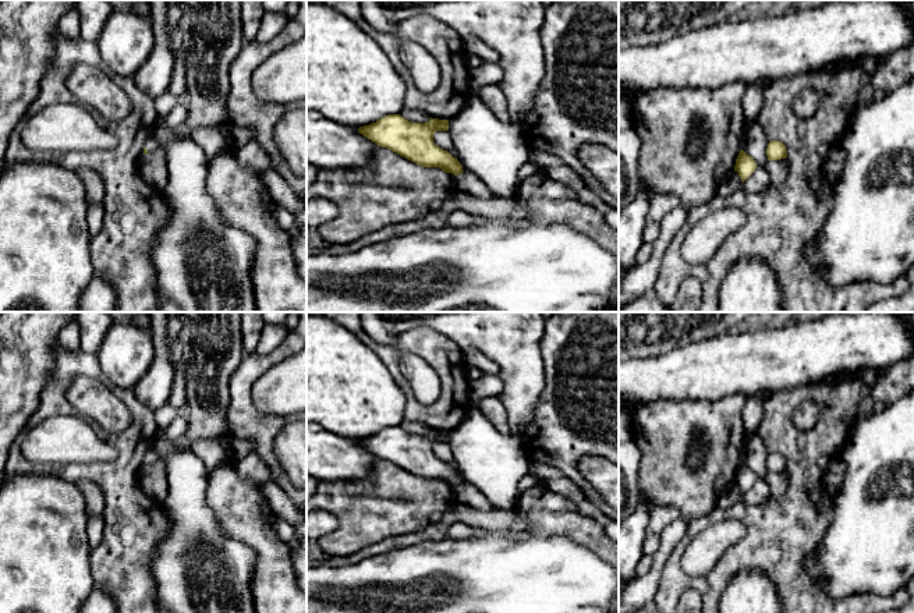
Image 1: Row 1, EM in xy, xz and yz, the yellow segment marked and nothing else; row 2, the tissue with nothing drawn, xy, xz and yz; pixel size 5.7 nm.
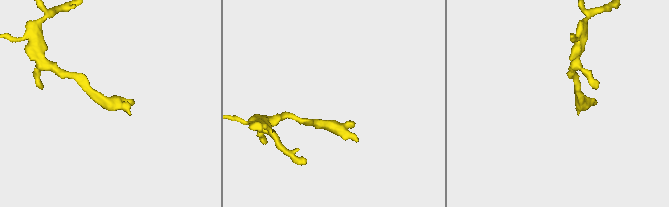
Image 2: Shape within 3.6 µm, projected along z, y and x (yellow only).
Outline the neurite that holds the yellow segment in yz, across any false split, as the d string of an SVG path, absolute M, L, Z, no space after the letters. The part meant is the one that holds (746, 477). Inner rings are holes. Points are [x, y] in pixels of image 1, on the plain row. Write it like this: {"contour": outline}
{"contour": "M741 461L734 478L734 483L738 485L741 493L744 495L755 483L755 481L755 472Z"}

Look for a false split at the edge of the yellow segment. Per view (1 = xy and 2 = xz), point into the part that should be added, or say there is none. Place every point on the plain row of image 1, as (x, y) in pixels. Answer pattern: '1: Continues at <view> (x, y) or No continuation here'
1: Continues at xy (151, 456)
2: No continuation here

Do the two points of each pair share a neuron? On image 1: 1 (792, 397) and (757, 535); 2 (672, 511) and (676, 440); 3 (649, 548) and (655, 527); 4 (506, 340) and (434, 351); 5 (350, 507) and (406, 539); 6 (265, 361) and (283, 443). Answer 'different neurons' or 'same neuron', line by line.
1: same neuron
2: different neurons
3: same neuron
4: different neurons
5: different neurons
6: different neurons

